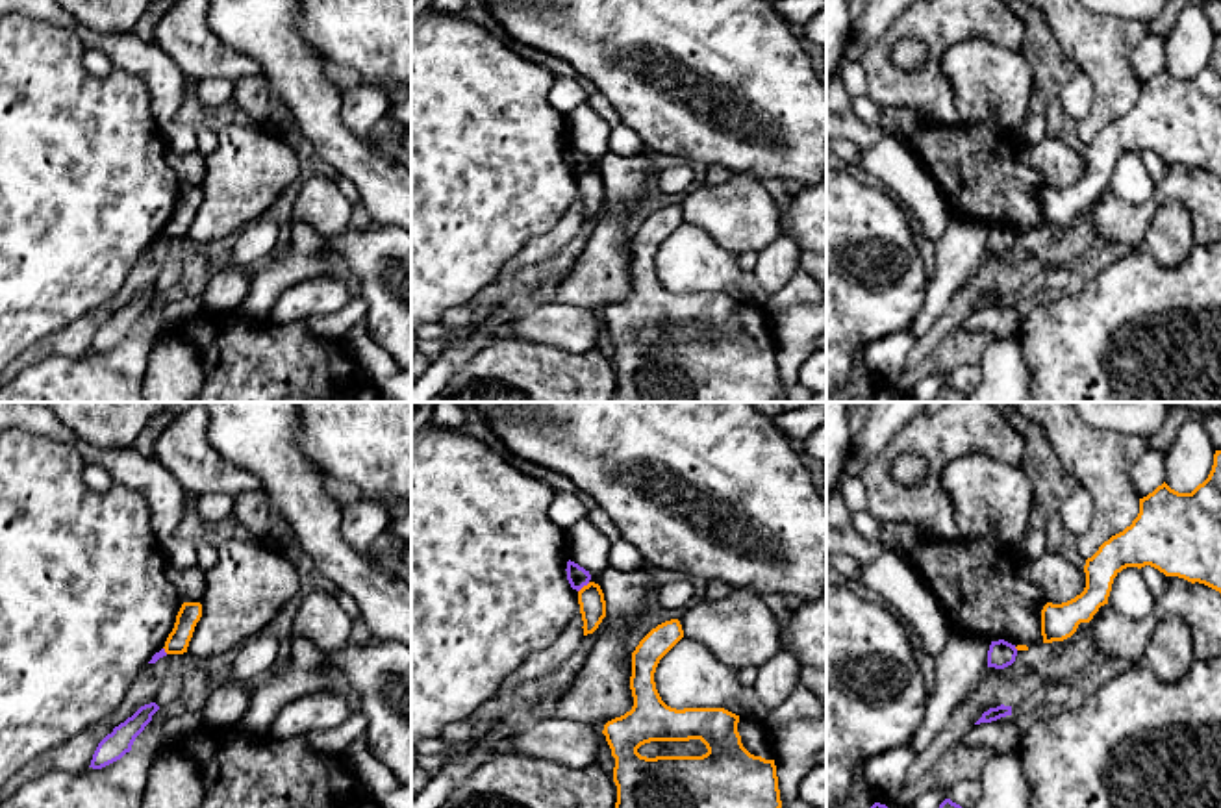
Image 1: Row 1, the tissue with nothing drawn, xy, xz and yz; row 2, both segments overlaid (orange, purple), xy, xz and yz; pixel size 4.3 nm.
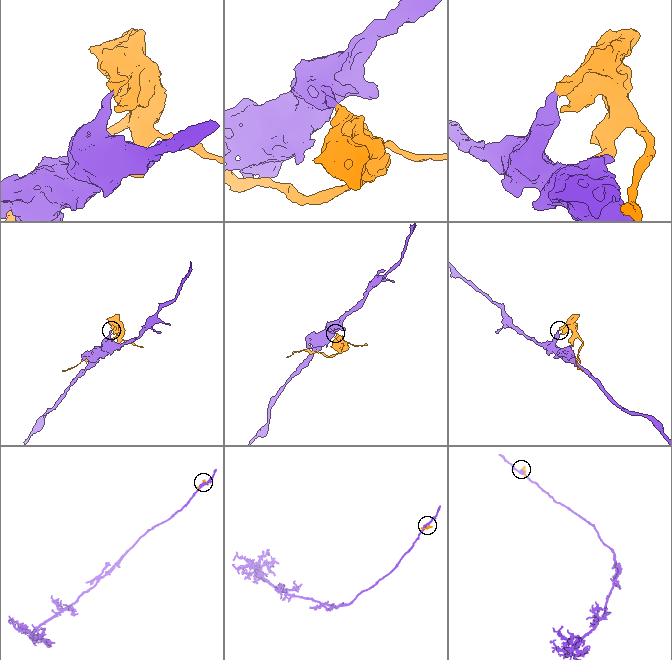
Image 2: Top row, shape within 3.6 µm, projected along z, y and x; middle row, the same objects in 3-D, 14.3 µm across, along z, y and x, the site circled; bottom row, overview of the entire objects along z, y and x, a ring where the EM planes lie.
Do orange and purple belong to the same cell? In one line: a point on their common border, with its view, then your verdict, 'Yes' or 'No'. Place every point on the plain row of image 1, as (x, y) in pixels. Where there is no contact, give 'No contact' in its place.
Touches orange at xz (584, 171). No

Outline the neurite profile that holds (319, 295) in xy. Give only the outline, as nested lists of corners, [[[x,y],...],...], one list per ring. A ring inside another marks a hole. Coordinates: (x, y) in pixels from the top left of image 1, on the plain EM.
[[[313,276],[287,287],[276,300],[271,321],[276,324],[328,315],[348,304],[350,284],[330,276]]]

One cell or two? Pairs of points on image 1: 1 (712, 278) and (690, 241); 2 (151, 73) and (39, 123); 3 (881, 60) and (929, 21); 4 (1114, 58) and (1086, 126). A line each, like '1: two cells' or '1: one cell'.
1: one cell
2: two cells
3: one cell
4: one cell

